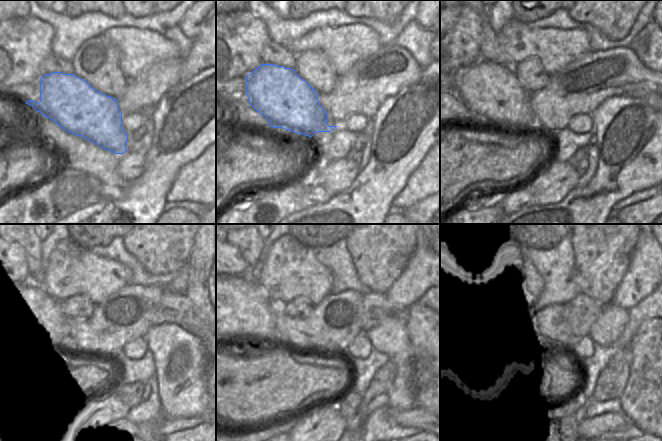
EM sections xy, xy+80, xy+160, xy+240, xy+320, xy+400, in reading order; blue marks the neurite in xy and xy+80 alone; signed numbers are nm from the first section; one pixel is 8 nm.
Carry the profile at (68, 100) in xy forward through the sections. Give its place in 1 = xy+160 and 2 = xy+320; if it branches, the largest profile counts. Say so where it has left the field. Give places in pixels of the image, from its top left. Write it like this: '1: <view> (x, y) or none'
1: xy+160 (491, 90)
2: xy+320 (236, 308)

